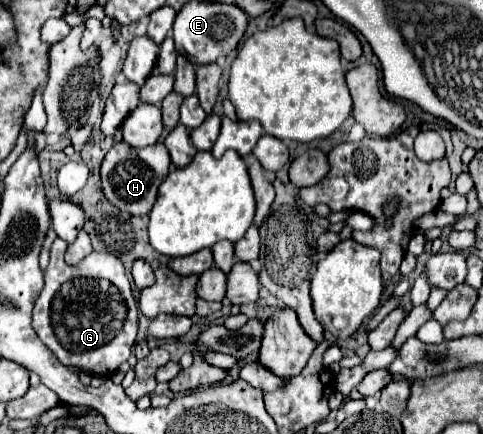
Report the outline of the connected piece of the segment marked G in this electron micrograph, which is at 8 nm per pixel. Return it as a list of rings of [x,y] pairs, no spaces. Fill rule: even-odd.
[[[55,238],[51,246],[45,286],[33,308],[33,330],[61,364],[83,366],[95,376],[109,376],[131,354],[139,308],[131,296],[131,284],[119,258],[91,252],[79,264],[69,266],[63,260],[67,246],[61,238]]]

